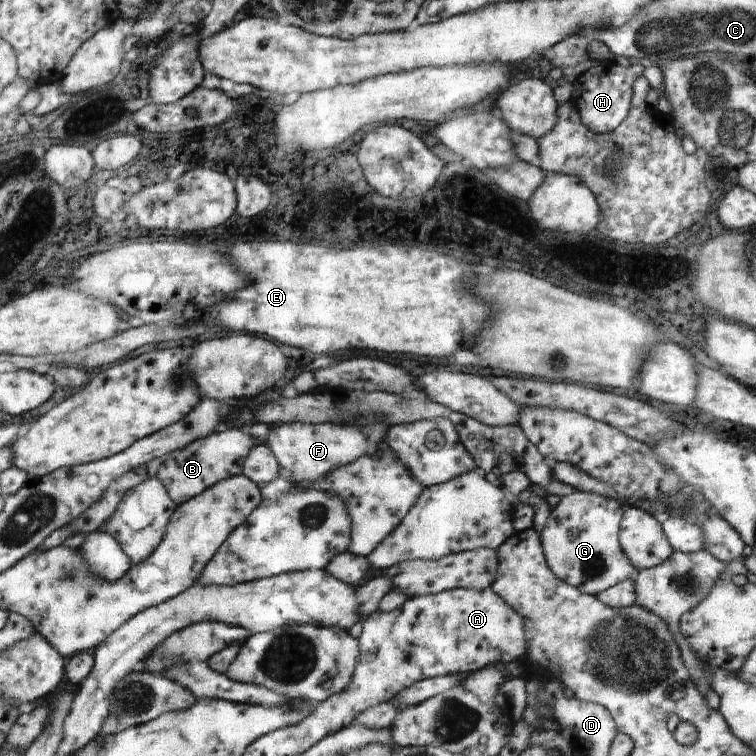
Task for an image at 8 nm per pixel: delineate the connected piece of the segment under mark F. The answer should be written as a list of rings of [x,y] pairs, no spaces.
[[[284,423],[273,425],[269,429],[266,444],[276,457],[280,466],[280,477],[292,480],[295,485],[302,488],[310,488],[322,477],[333,473],[338,467],[346,466],[356,462],[362,455],[374,455],[380,442],[384,442],[385,434],[388,433],[389,426],[375,423],[365,427],[356,427],[350,424],[332,423]]]

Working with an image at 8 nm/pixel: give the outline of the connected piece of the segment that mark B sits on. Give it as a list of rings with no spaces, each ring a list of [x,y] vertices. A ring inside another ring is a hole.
[[[238,424],[236,428],[220,428],[208,438],[197,440],[185,449],[172,452],[165,460],[156,476],[165,482],[173,499],[179,504],[186,504],[194,497],[205,493],[218,481],[242,475],[244,473],[245,458],[260,441],[248,434],[246,426]]]

